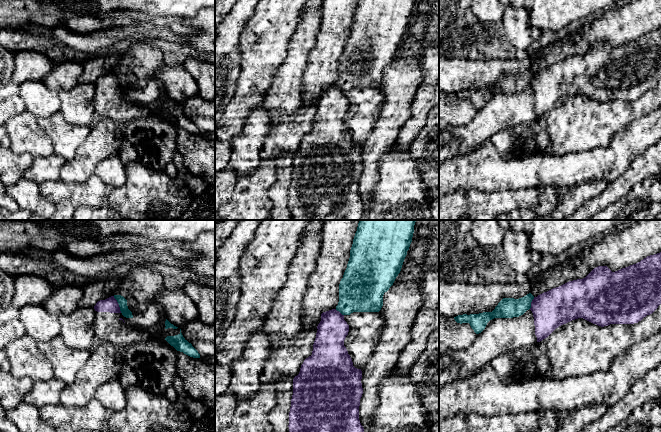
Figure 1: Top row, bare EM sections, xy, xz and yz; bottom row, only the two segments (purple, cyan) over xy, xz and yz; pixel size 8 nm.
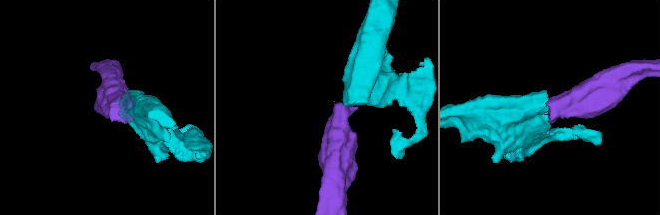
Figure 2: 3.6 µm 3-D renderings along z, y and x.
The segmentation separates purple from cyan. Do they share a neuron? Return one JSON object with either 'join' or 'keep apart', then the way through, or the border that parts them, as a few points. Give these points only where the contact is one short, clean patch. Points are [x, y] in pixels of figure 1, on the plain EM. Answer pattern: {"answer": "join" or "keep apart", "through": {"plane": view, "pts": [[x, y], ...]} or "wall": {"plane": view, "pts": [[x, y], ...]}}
{"answer": "keep apart", "wall": {"plane": "xy", "pts": [[113, 72], [121, 88]]}}

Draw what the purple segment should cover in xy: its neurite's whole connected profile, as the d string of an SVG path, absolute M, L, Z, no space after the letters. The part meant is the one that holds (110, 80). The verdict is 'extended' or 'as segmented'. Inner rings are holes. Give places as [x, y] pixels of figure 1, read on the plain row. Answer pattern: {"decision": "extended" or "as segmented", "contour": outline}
{"decision": "extended", "contour": "M114 72L98 77L94 85L93 107L98 118L110 119L124 126L129 121L153 113L146 106L130 103L124 98Z"}

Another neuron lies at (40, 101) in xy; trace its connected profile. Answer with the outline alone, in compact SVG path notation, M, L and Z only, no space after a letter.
M26 81L21 84L18 96L25 104L26 111L37 119L47 118L59 111L58 94L48 89L42 81Z

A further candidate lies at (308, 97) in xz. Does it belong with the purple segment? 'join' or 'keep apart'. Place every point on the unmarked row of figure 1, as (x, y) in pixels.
keep apart

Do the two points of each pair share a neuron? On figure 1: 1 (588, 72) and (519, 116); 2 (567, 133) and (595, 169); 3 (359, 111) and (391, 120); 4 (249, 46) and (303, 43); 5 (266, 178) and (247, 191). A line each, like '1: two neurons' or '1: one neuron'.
1: one neuron
2: two neurons
3: two neurons
4: two neurons
5: one neuron

